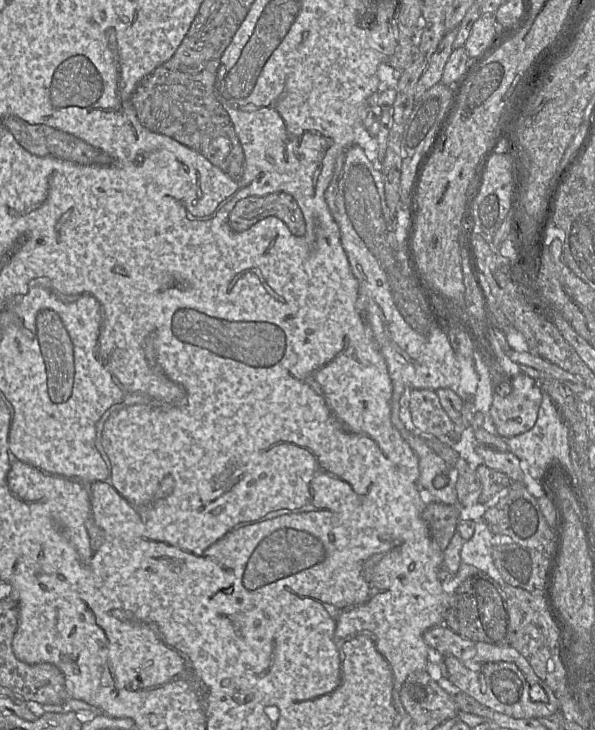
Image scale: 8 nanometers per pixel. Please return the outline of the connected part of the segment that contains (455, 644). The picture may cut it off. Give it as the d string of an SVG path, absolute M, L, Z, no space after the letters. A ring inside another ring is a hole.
M444 624L428 629L423 638L429 647L436 649L443 656L452 655L465 659L476 653L475 642L461 637Z

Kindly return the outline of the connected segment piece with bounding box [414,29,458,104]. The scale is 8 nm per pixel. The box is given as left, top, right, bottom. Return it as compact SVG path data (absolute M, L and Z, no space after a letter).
M454 29L446 32L442 38L426 70L415 86L414 104L415 100L420 98L425 91L441 81L445 64L453 51L453 43L457 33L458 29Z

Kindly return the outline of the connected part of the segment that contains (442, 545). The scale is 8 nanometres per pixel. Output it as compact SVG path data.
M432 502L427 504L422 512L422 519L426 524L431 539L440 550L444 551L449 545L457 524L460 521L461 504L446 505Z

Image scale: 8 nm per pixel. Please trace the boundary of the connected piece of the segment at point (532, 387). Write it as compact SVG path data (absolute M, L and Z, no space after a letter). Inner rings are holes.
M521 372L508 382L498 381L493 389L490 416L497 434L510 438L532 429L542 402L538 382Z

